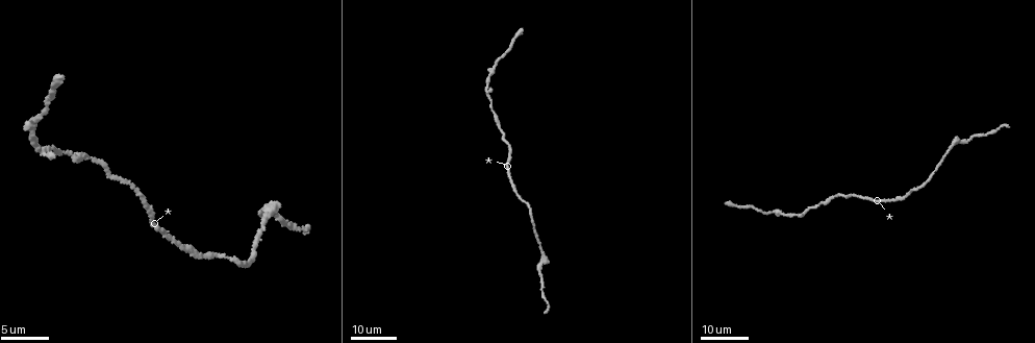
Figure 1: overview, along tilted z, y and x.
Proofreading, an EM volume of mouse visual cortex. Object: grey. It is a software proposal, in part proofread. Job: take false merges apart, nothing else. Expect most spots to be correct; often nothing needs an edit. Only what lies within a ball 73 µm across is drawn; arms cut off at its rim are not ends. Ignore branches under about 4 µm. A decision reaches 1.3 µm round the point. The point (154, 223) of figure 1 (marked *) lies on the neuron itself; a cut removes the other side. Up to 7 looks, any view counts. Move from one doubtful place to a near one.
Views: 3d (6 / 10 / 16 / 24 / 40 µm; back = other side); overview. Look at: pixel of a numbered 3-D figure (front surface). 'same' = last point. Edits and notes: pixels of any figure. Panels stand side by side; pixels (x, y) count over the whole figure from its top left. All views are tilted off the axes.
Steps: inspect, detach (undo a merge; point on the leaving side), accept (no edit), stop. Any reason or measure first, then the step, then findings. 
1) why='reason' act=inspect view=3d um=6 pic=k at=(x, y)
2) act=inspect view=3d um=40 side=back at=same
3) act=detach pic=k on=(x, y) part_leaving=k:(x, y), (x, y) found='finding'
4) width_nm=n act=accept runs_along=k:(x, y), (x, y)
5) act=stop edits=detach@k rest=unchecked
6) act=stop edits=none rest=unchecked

why='sudden change in width' act=inspect view=3d um=24 pic=1 at=(825, 204)

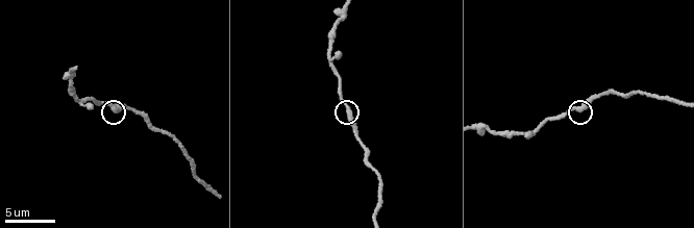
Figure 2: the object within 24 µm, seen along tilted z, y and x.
act=inspect view=3d um=10 pic=2 at=(116, 106)

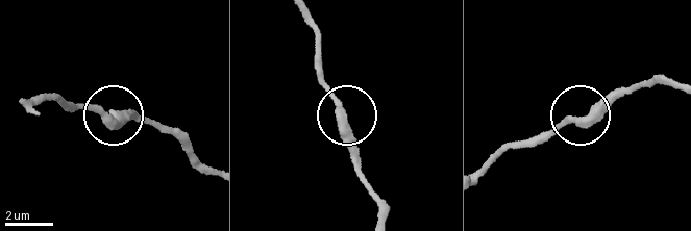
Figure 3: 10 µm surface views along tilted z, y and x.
act=accept runs_along=3:(381, 211), (341, 105), (318, 72) found='continuous, no second neuron'

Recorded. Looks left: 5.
why='thick turns thin' act=inspect view=3d um=16 pic=1 at=(771, 213)

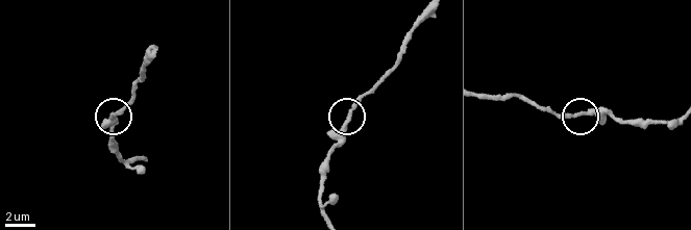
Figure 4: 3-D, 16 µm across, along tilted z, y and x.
act=inspect view=3d um=6 pic=4 at=(581, 114)

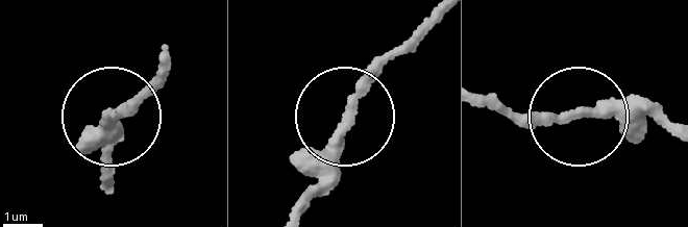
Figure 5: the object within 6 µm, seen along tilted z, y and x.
width_nm=250 act=accept runs_along=5:(296, 210), (314, 156), (409, 43) found='one neuron here'

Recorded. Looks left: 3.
why='calibre changes' act=inspect view=3d um=16 pic=1 at=(538, 272)

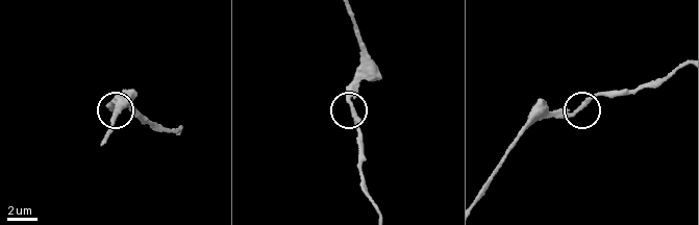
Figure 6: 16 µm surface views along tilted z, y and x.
act=inspect view=3d um=6 pic=6 at=(352, 103)

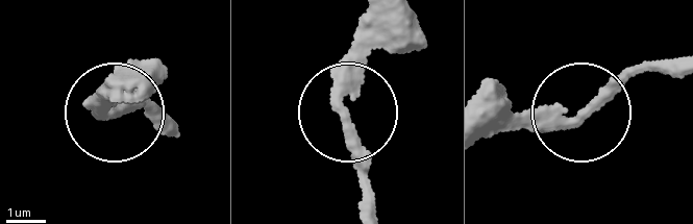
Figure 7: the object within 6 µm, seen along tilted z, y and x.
act=accept runs_along=7:(110, 102), (102, 96), (118, 114), (148, 110) found='continuous, no second neuron'

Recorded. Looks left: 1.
act=stop edits=none rest=unchecked

